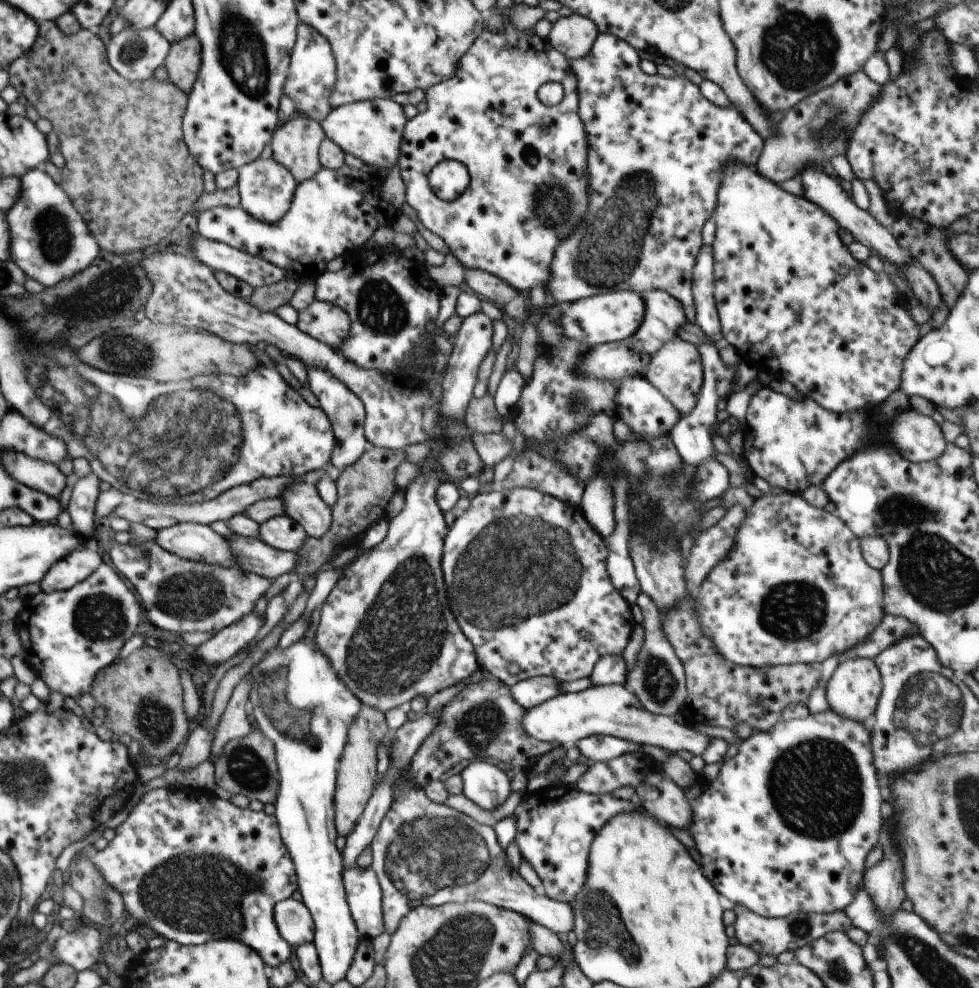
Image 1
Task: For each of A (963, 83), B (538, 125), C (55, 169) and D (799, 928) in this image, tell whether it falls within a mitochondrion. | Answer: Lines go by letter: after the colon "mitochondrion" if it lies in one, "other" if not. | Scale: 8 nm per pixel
A: other
B: other
C: other
D: mitochondrion

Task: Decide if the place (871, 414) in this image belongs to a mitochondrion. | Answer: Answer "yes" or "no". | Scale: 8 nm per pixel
no

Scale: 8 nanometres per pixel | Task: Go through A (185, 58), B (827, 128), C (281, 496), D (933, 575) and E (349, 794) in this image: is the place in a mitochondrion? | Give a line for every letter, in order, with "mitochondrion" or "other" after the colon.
A: other
B: mitochondrion
C: other
D: mitochondrion
E: other

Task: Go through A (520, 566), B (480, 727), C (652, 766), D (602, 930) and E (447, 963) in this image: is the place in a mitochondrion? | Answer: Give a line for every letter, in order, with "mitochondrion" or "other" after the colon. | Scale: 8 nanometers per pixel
A: mitochondrion
B: mitochondrion
C: other
D: mitochondrion
E: mitochondrion

